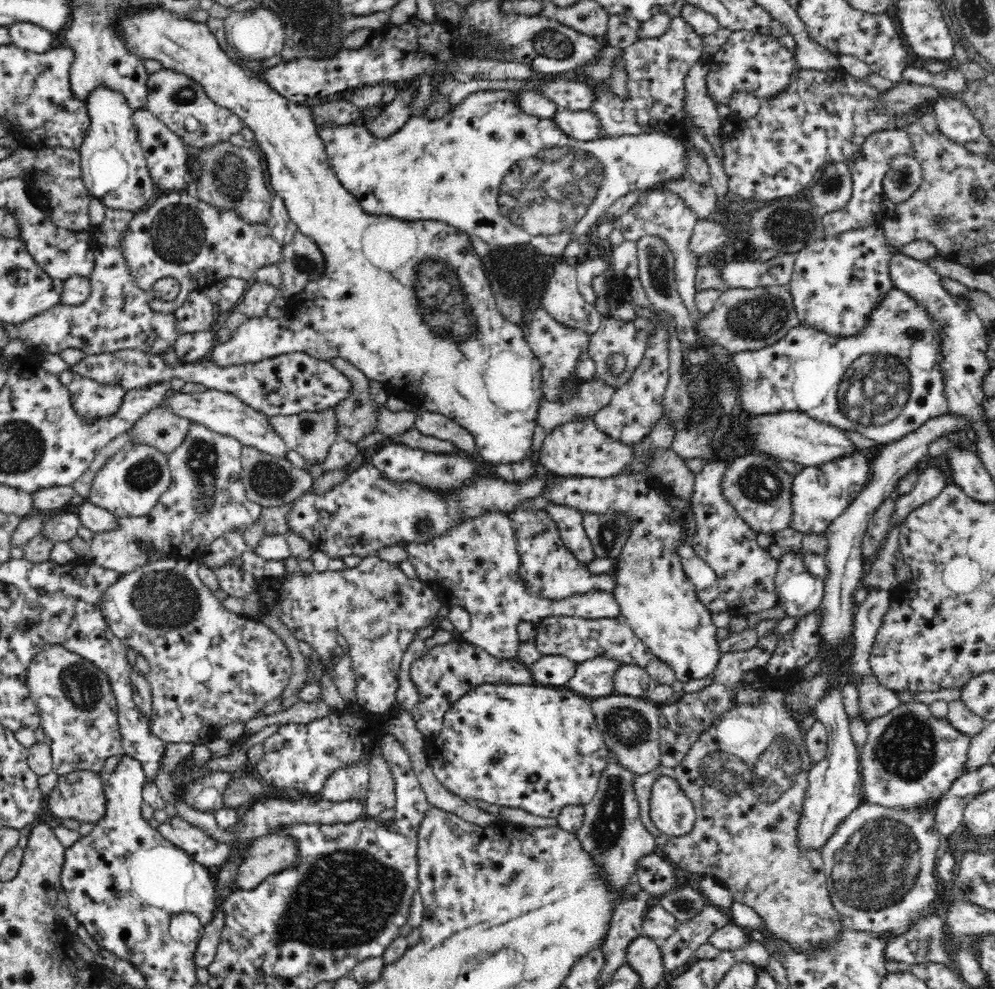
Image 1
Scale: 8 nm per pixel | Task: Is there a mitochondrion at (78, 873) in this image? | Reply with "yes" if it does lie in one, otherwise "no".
no

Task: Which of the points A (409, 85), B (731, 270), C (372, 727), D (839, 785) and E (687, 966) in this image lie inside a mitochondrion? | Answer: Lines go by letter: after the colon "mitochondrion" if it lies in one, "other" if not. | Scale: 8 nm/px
A: other
B: other
C: other
D: other
E: other

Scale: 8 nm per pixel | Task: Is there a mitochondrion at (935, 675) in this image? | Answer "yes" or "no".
no

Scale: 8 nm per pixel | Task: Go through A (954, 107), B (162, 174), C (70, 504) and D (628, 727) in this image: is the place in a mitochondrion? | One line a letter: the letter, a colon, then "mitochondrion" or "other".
A: other
B: other
C: other
D: mitochondrion

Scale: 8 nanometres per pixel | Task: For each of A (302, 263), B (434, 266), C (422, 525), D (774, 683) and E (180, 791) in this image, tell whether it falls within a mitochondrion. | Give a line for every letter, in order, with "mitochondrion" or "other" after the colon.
A: mitochondrion
B: mitochondrion
C: mitochondrion
D: other
E: other

